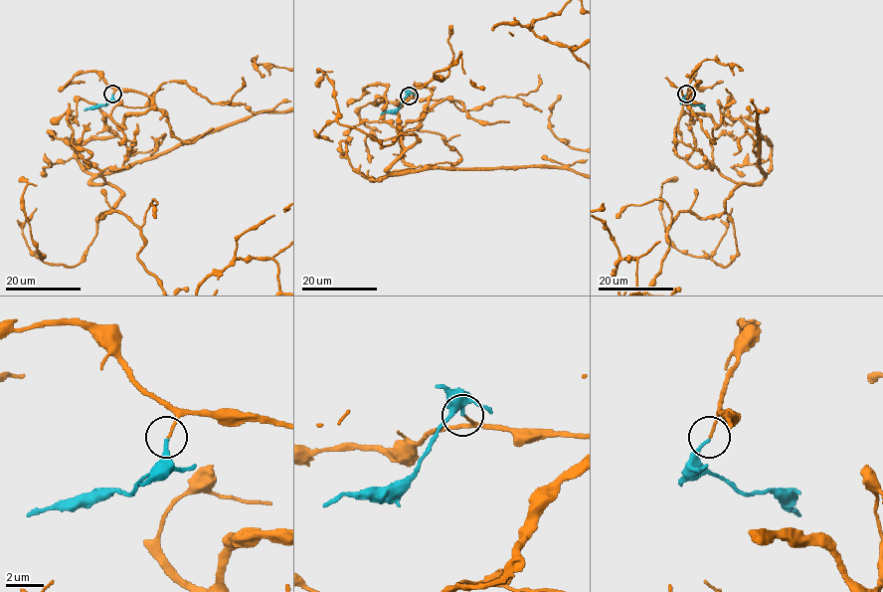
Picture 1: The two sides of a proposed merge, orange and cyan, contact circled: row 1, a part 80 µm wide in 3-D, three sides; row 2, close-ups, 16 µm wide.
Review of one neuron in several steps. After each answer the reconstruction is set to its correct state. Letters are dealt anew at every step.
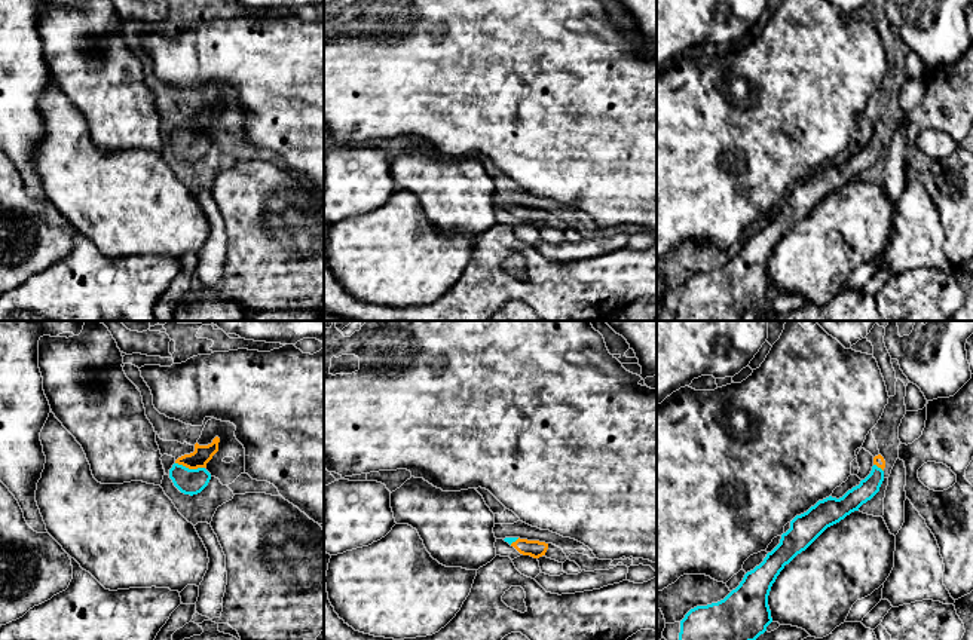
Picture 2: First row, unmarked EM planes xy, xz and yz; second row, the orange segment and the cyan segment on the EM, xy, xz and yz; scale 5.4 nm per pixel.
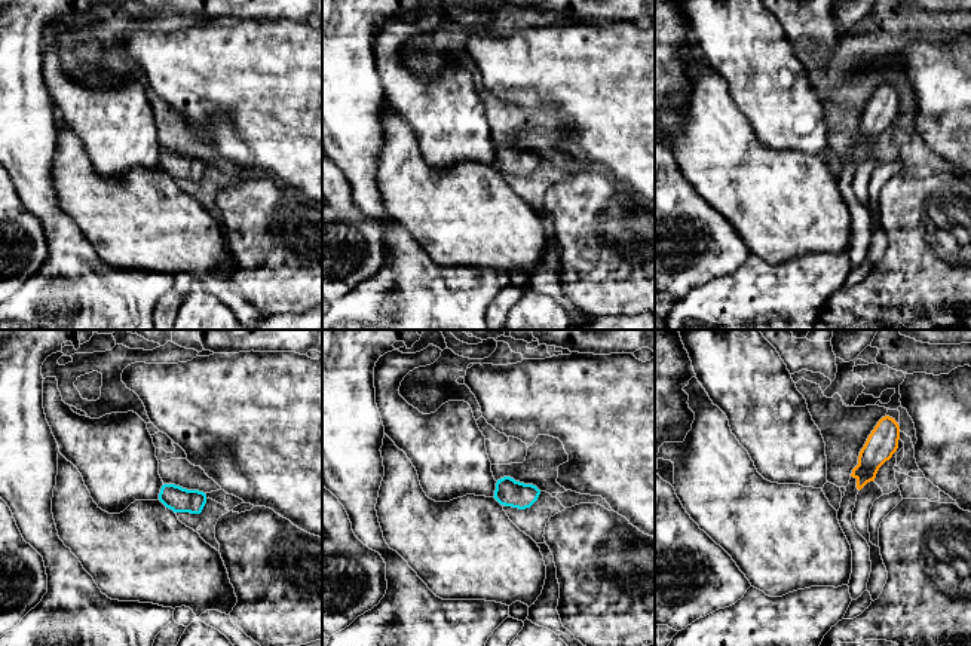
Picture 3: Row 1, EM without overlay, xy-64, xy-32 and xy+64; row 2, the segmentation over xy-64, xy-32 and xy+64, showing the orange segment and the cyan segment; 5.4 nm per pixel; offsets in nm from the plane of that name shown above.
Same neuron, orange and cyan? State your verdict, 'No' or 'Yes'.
Yes

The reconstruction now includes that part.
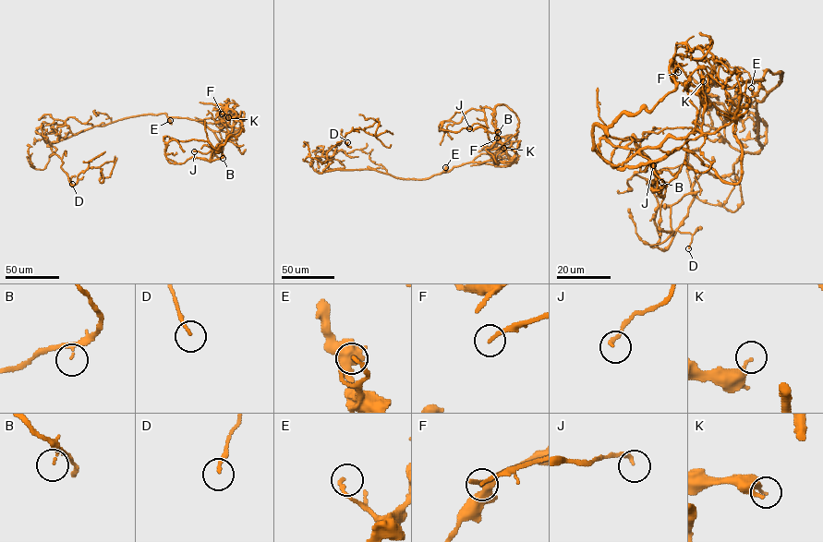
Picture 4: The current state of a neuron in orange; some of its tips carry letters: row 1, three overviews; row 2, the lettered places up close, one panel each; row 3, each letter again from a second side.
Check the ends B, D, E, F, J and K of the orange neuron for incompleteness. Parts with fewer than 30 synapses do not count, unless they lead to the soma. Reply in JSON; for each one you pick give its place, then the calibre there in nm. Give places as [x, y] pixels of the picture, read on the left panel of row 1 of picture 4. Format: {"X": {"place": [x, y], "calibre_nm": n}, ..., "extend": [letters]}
{"extend": []}

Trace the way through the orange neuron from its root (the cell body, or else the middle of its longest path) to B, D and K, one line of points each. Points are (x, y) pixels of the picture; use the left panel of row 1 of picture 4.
B: (136, 116), (164, 114), (168, 117), (199, 121), (216, 131), (230, 126), (229, 138), (216, 145), (223, 158)
D: (136, 116), (93, 126), (47, 145), (55, 149), (50, 156), (55, 154), (61, 159), (61, 167), (72, 184)
K: (136, 116), (164, 114), (168, 117), (199, 121), (216, 131), (228, 125), (220, 122), (228, 117)

